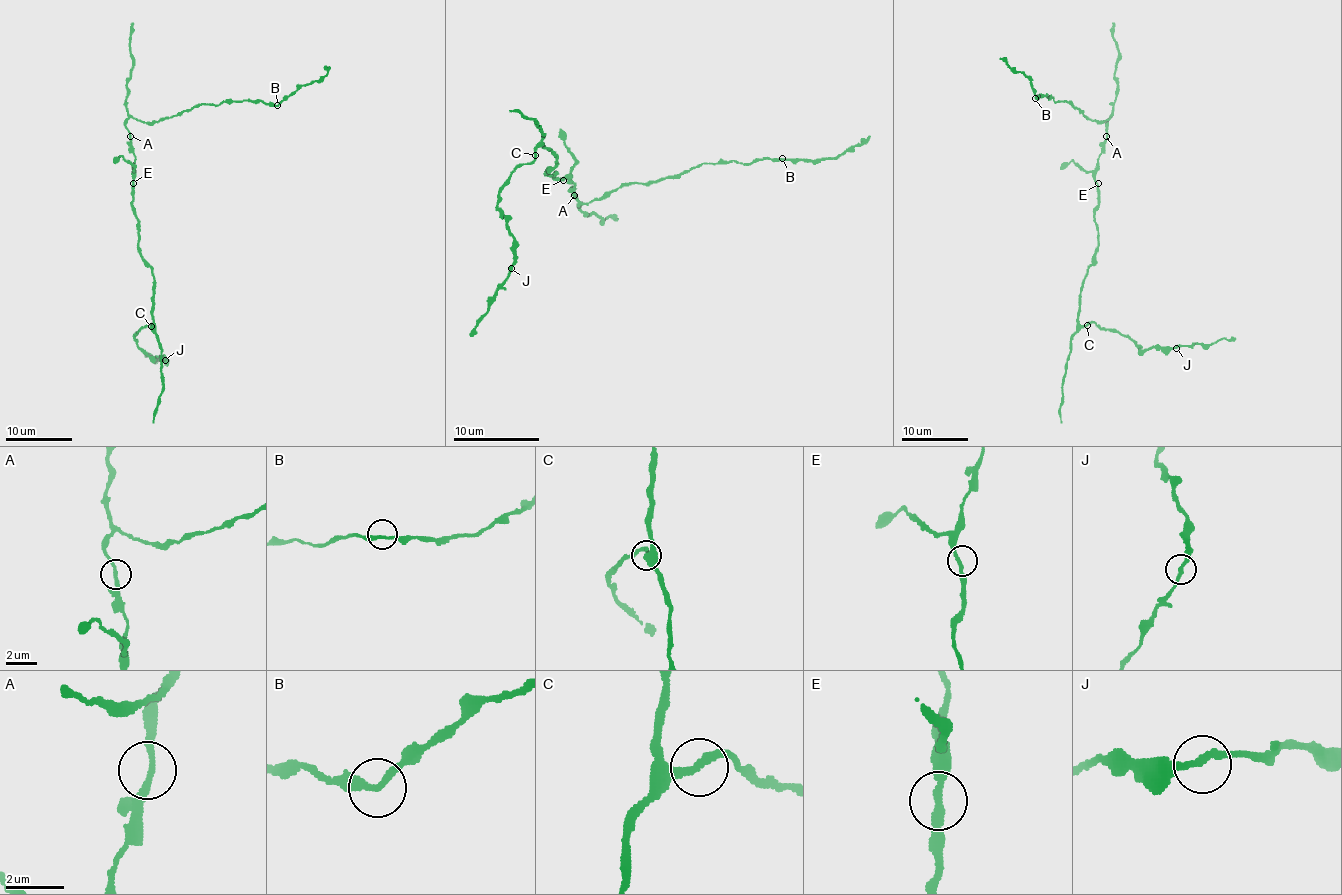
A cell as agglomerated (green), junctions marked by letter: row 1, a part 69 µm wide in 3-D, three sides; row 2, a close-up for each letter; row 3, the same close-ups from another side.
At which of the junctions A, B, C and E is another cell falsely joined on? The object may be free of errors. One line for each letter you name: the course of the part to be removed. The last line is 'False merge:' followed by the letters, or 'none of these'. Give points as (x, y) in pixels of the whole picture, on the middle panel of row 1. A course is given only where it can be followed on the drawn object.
C: foreign part runs (534, 155), (531, 162), (513, 173), (500, 191), (498, 206), (507, 219), (515, 263), (470, 337)
False merge: C

